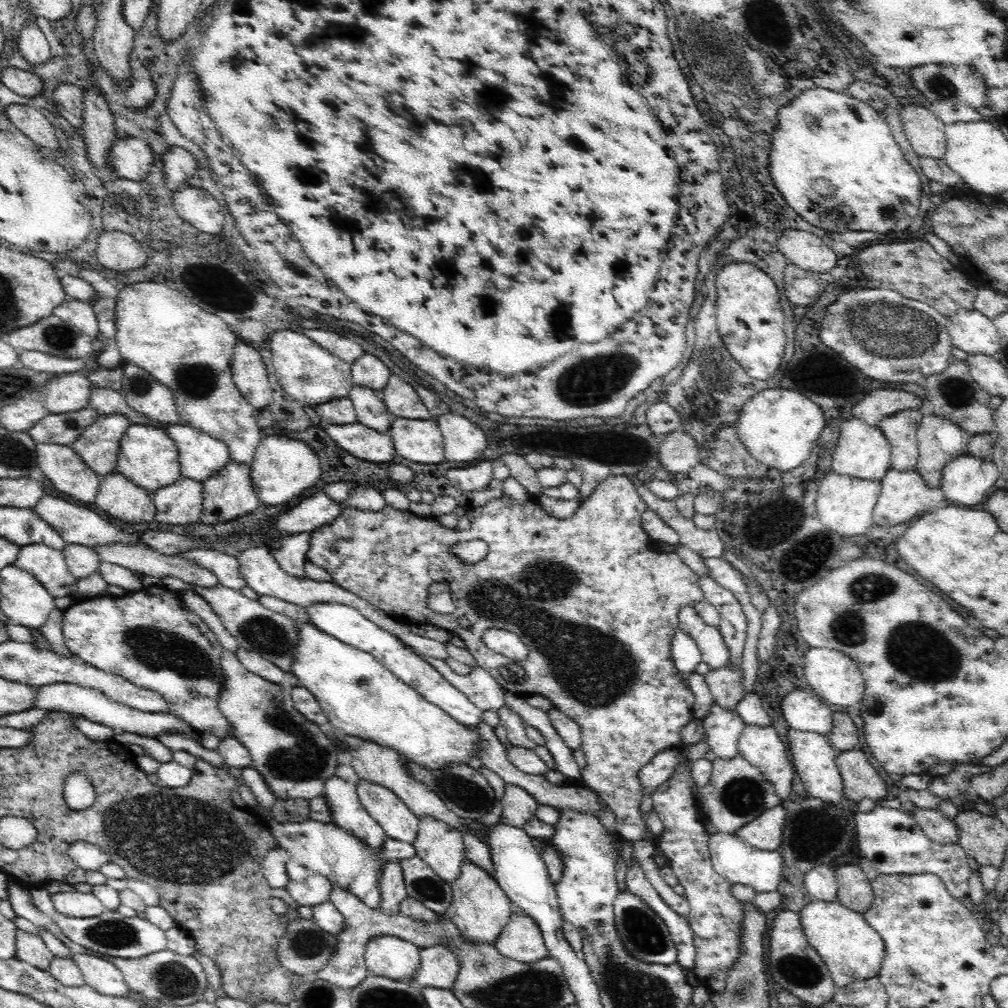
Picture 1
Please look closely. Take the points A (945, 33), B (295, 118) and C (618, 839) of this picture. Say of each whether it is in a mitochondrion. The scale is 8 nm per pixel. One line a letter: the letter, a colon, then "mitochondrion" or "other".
A: other
B: other
C: other

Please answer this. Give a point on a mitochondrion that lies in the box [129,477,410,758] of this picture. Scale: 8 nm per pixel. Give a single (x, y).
(262, 633)

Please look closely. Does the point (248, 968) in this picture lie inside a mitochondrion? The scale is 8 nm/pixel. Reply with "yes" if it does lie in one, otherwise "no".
no

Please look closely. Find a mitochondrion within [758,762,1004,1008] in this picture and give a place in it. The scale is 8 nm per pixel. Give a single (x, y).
(802, 971)

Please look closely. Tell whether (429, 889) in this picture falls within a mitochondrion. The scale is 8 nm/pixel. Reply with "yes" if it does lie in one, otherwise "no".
yes

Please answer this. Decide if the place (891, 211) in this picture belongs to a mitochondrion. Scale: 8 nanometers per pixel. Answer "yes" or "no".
yes

